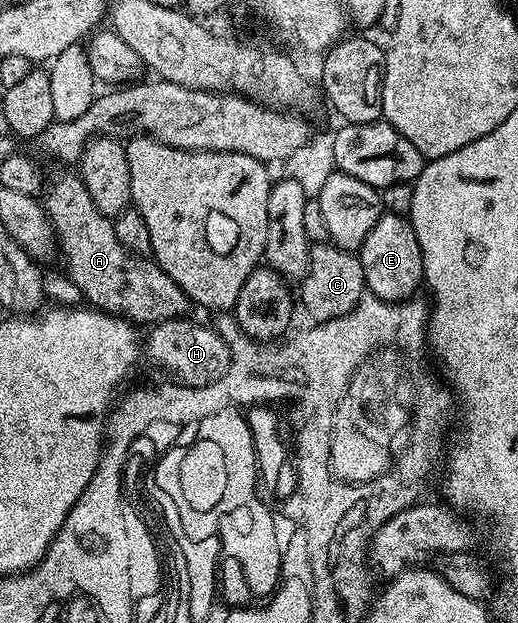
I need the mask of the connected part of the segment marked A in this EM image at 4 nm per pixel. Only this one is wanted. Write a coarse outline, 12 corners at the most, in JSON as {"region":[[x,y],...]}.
{"region":[[77,174],[45,188],[66,275],[91,308],[155,325],[190,298],[129,255]]}

